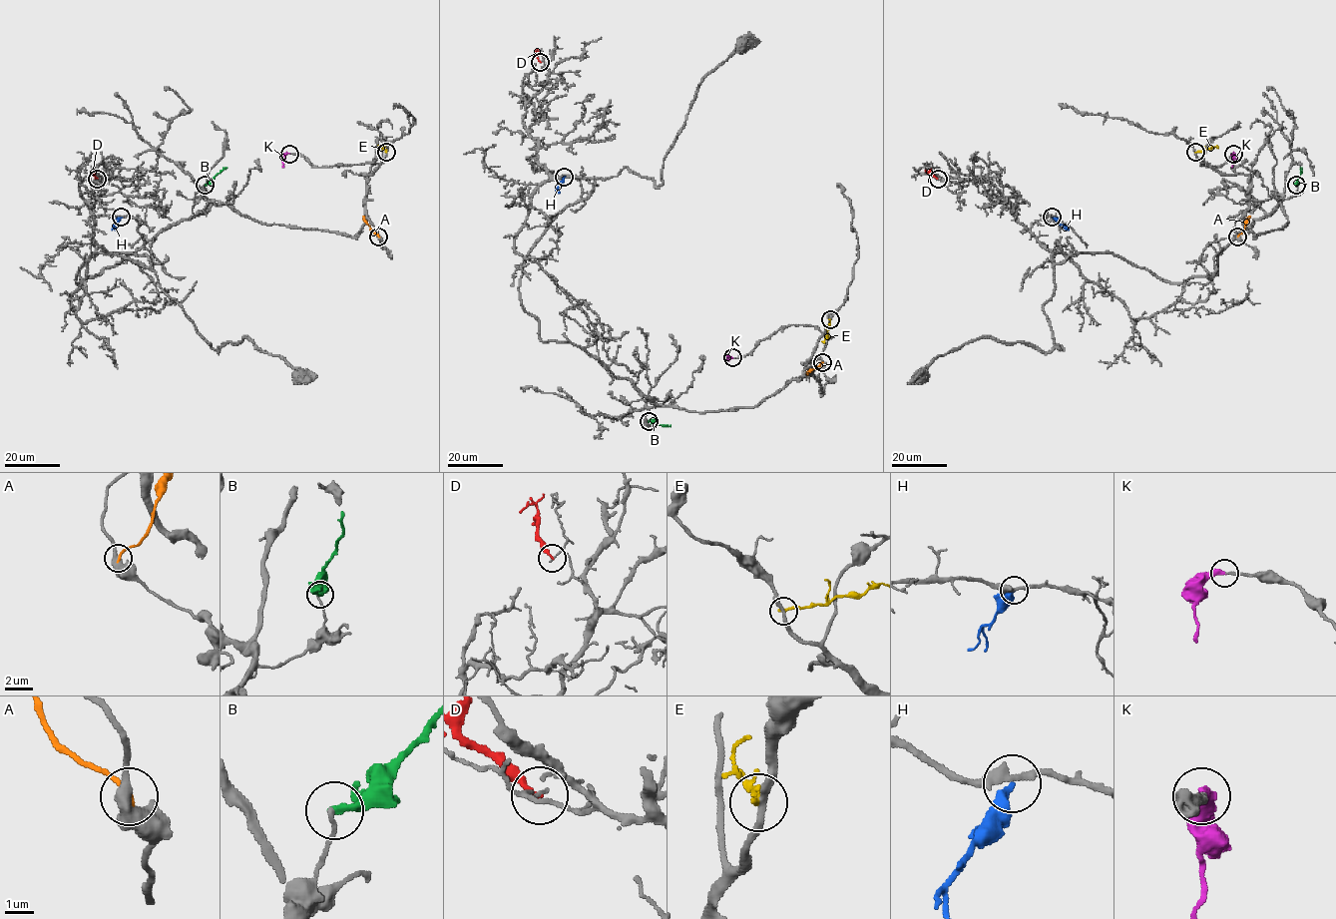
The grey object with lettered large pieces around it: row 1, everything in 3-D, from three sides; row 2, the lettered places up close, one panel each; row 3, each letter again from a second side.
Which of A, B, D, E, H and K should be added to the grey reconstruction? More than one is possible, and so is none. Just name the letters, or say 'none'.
K

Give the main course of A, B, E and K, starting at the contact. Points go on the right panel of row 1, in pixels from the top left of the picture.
A: (1237, 236), (1250, 217)
B: (1296, 185), (1300, 168)
E: (1195, 153), (1217, 146)
K: (1233, 154), (1232, 168)

